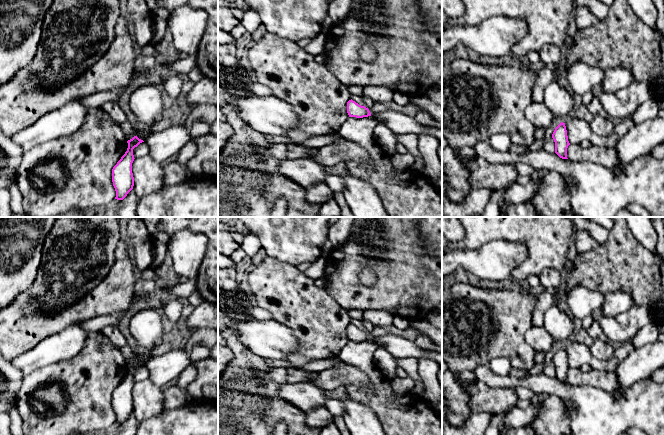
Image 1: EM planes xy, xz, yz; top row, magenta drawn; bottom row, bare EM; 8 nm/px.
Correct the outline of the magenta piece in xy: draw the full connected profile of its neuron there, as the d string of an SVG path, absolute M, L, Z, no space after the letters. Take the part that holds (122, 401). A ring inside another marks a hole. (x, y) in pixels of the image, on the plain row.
M137 360L128 364L128 372L125 378L112 393L112 406L116 415L117 424L123 424L133 413L134 401L132 397L132 387L134 385L133 373L144 366Z

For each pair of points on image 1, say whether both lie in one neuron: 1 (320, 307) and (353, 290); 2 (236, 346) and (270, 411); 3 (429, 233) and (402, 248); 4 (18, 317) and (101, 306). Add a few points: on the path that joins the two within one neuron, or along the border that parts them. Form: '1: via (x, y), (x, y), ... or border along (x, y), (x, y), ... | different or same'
1: border along (327, 292), (347, 311) | different
2: via (245, 364), (246, 376), (264, 394), (269, 395) | same
3: border along (417, 227), (424, 248), (431, 256) | different
4: via (39, 320), (61, 320), (80, 312) | same

